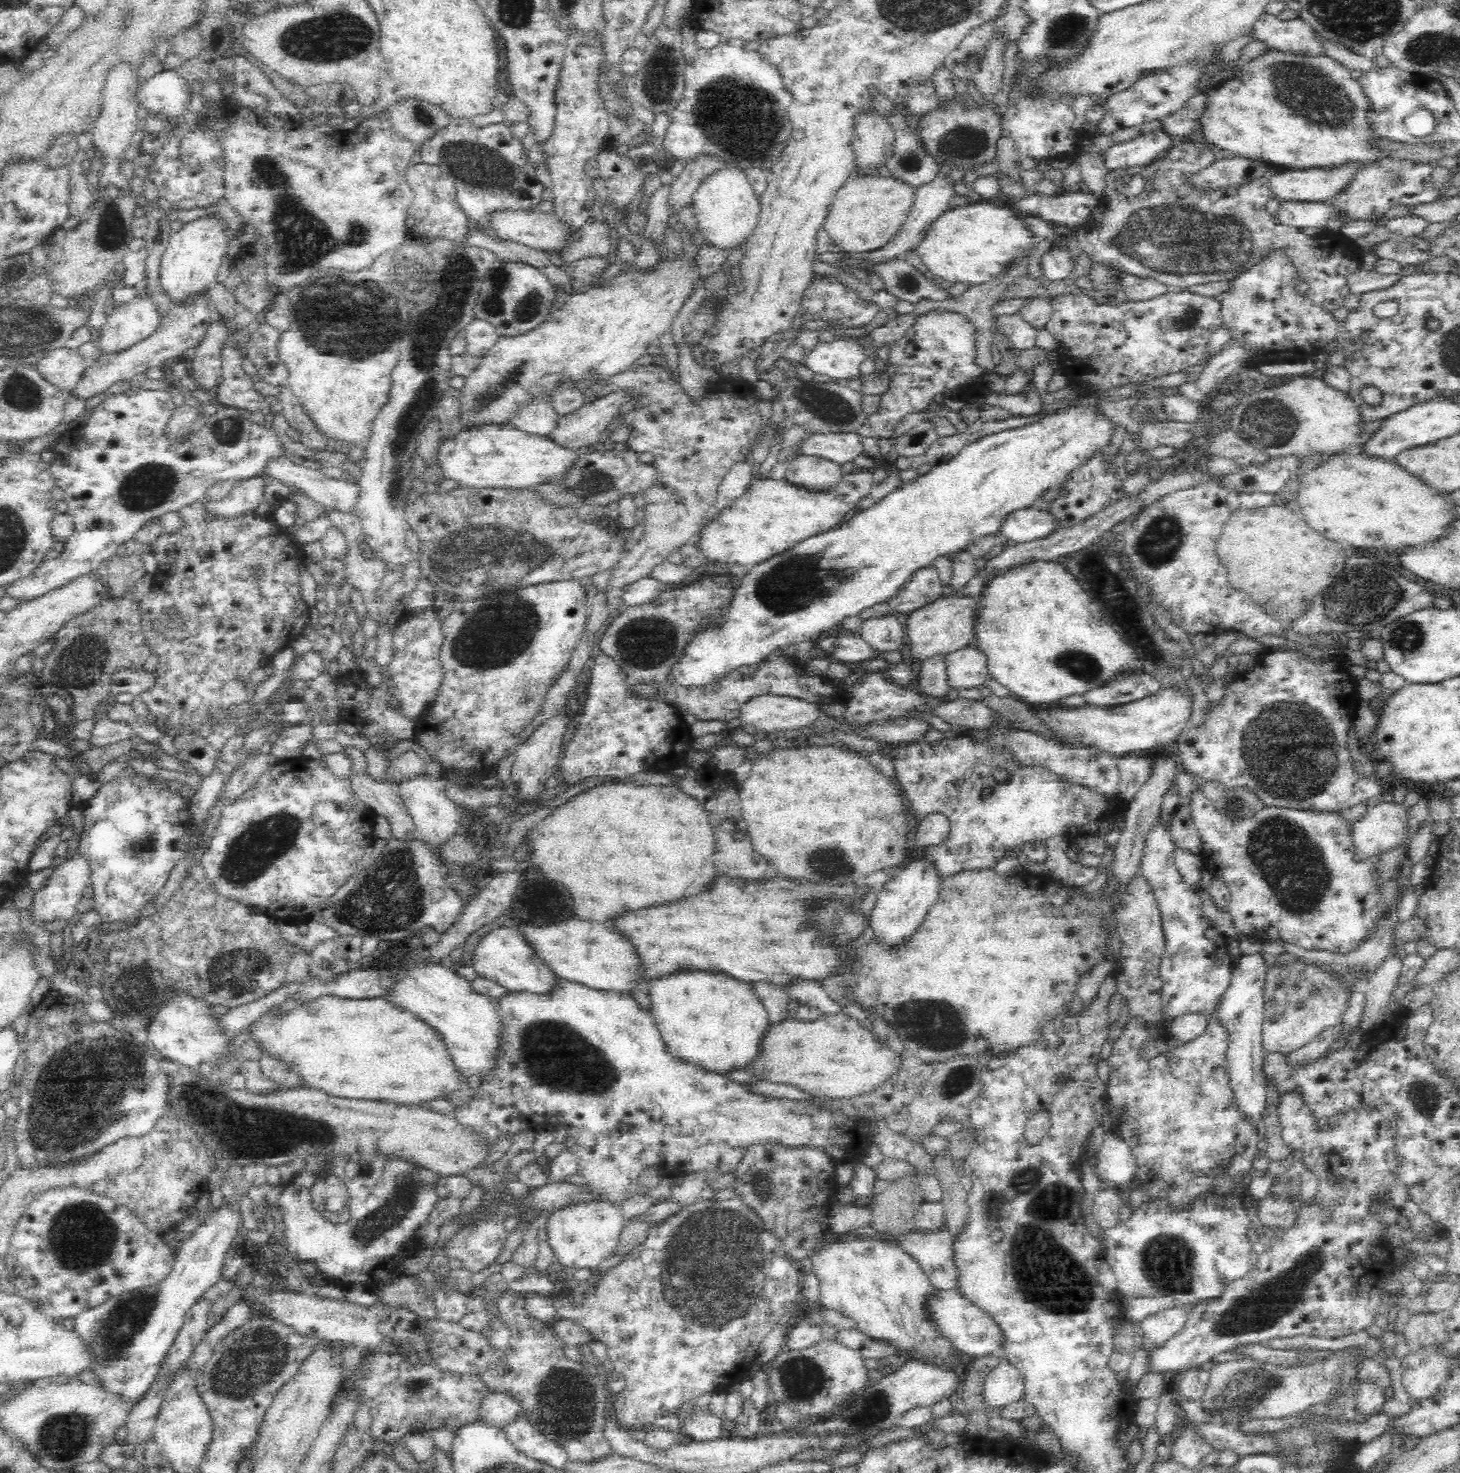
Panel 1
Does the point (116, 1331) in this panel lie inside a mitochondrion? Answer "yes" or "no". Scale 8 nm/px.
yes

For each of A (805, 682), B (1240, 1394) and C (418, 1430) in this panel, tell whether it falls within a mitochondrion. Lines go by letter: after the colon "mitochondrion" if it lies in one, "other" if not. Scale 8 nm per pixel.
A: other
B: mitochondrion
C: other

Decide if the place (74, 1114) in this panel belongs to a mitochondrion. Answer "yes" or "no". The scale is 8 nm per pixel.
yes

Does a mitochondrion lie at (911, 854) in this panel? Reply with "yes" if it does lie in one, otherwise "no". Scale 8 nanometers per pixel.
no

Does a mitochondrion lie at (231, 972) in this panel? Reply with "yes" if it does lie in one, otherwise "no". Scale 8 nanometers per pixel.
yes

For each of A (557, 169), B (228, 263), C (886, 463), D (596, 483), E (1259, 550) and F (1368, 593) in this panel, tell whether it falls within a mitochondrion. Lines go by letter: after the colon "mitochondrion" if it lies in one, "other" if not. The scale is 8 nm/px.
A: other
B: other
C: other
D: mitochondrion
E: other
F: mitochondrion

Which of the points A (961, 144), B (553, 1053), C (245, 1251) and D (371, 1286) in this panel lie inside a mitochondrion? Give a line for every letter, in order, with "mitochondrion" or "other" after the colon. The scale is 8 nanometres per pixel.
A: mitochondrion
B: mitochondrion
C: other
D: other

